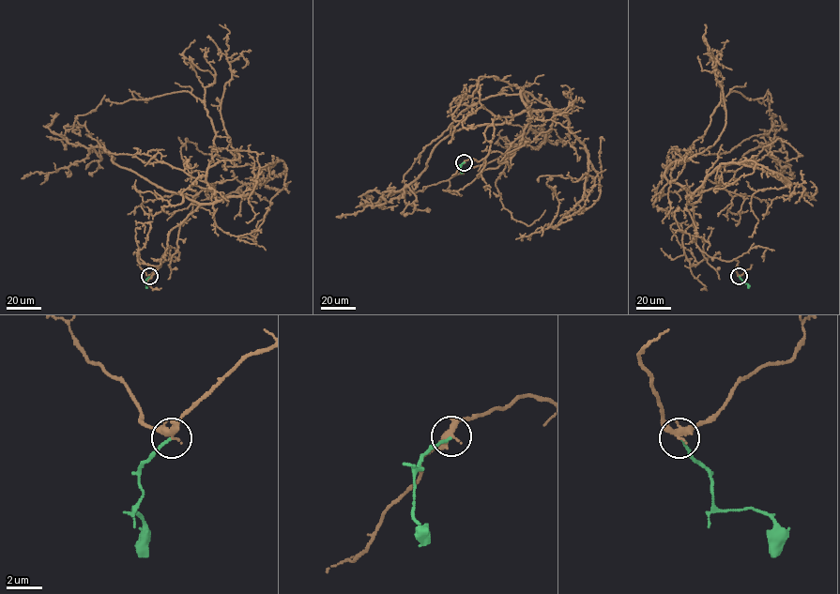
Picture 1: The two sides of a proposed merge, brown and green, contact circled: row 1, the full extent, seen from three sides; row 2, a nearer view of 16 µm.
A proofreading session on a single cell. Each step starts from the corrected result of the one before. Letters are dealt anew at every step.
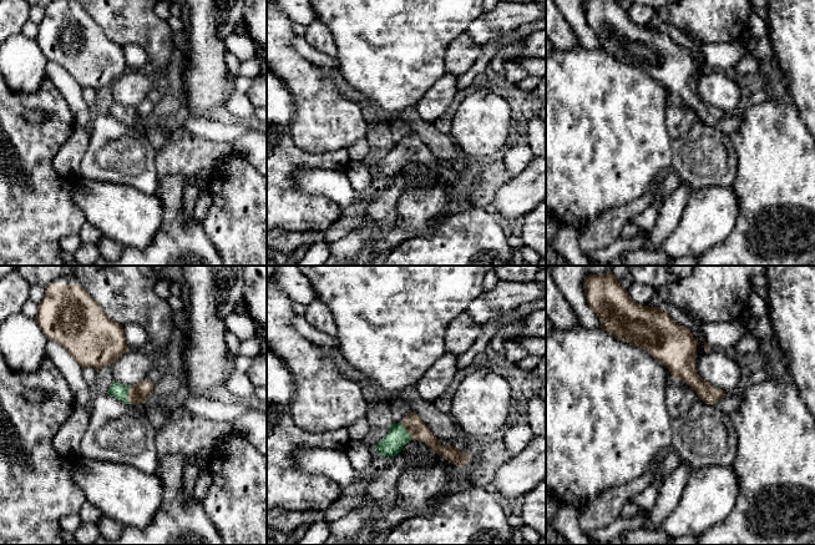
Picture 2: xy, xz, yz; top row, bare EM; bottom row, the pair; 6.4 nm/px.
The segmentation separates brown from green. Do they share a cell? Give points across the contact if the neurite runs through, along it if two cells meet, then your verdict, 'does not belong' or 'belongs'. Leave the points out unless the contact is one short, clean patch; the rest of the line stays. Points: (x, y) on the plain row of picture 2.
runs through xy (138, 114), (127, 116), (116, 110); belongs

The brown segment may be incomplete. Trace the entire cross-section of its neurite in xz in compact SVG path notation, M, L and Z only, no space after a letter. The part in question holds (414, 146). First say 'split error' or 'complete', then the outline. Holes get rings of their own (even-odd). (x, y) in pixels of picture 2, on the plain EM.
split error | M411 132L400 143L390 145L389 153L374 168L380 177L395 177L409 161L425 163L432 173L456 187L469 183L466 173L457 171L454 166L444 167L421 138Z

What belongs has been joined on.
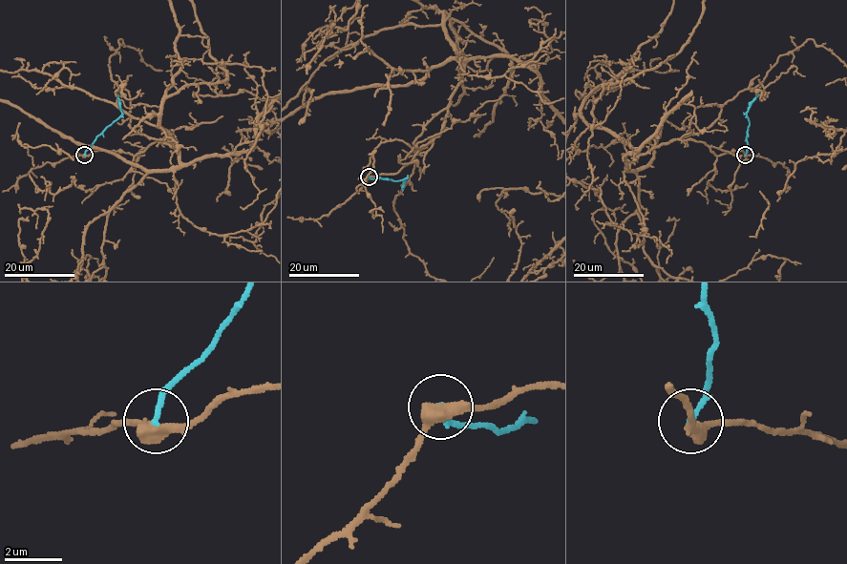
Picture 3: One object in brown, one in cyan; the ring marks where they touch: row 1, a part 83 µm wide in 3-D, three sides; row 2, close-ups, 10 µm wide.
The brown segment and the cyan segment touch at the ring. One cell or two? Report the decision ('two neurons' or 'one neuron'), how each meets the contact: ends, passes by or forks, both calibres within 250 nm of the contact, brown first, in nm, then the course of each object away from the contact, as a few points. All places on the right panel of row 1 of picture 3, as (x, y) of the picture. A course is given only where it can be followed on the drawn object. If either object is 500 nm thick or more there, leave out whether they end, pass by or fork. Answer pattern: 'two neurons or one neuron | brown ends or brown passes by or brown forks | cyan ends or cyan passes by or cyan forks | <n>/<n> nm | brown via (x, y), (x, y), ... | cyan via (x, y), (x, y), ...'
two neurons | brown passes by | cyan ends | 460/190 nm | brown via (745, 155), (624, 156), (694, 91), (813, 110), (831, 134), (753, 160), (749, 237) | cyan via (745, 155), (749, 126), (746, 114), (749, 103), (759, 94)

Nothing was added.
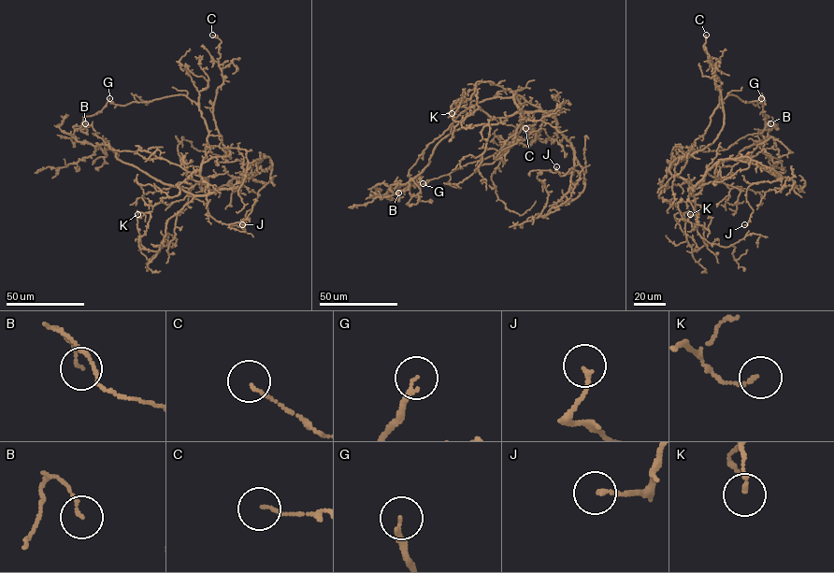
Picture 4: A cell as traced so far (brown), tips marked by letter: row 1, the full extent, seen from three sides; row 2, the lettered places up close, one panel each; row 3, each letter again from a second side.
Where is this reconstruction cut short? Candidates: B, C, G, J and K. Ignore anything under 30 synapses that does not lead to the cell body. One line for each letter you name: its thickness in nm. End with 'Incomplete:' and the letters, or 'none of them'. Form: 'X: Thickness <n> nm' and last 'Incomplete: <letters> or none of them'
G: Thickness 150 nm
Incomplete: G

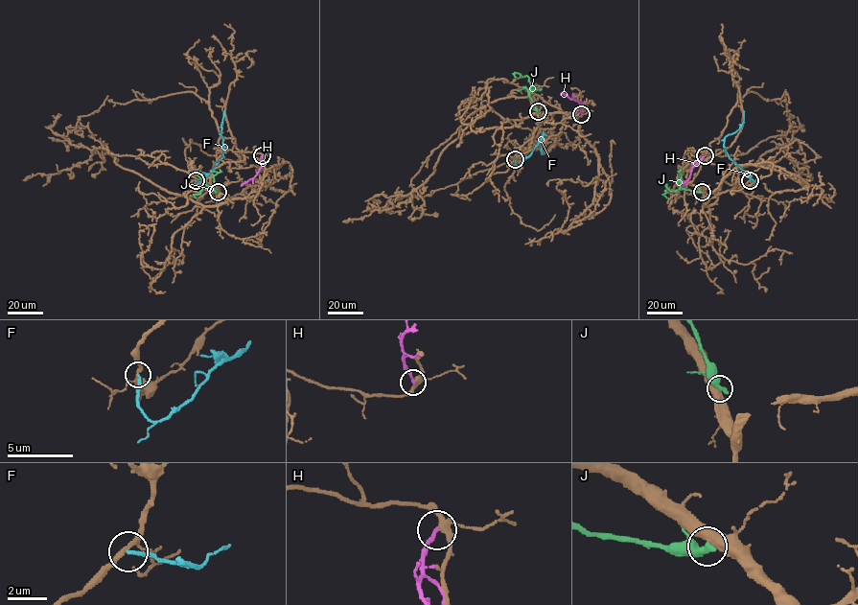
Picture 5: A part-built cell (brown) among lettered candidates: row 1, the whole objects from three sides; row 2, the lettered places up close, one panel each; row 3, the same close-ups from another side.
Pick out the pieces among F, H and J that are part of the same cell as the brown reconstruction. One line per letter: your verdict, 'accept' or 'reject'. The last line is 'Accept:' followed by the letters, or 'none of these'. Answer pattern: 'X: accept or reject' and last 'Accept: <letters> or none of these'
F: reject
H: reject
J: reject
Accept: none of these

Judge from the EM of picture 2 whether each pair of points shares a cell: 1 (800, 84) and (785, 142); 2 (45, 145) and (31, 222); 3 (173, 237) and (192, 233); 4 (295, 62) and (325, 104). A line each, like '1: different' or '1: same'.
1: different
2: same
3: same
4: same

